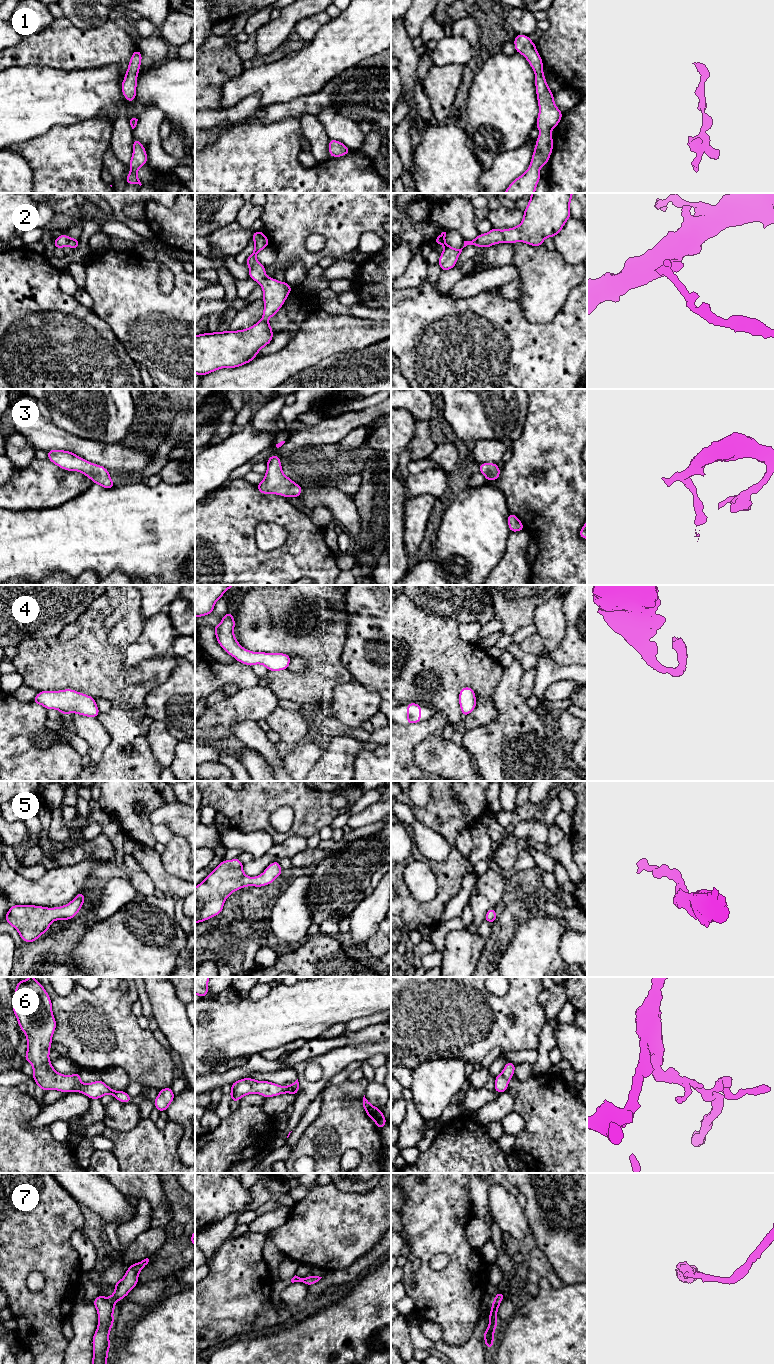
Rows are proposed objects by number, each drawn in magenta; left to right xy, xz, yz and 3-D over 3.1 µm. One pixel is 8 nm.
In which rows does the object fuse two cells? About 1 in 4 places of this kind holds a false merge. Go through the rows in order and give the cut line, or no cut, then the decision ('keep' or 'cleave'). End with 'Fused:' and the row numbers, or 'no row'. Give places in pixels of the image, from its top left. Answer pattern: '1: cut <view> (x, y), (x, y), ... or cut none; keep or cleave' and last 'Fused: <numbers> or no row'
1: cut none; keep
2: cut none; keep
3: cut none; keep
4: cut none; keep
5: cut none; keep
6: cut none; keep
7: cut none; keep
Fused: no row

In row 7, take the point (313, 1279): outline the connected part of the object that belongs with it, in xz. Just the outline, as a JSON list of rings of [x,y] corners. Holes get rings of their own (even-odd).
[[[310,1275],[309,1277],[307,1278],[300,1278],[298,1276],[294,1276],[292,1279],[291,1279],[291,1282],[294,1283],[294,1282],[302,1282],[304,1283],[305,1285],[312,1285],[312,1284],[315,1284],[316,1282],[318,1282],[322,1277],[319,1277],[319,1276],[315,1276],[315,1275]]]

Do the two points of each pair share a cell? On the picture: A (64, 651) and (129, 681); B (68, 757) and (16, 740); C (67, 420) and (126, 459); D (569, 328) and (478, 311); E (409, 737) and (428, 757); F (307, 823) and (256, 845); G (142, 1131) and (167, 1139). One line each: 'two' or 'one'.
A: one
B: one
C: two
D: one
E: two
F: two
G: one

